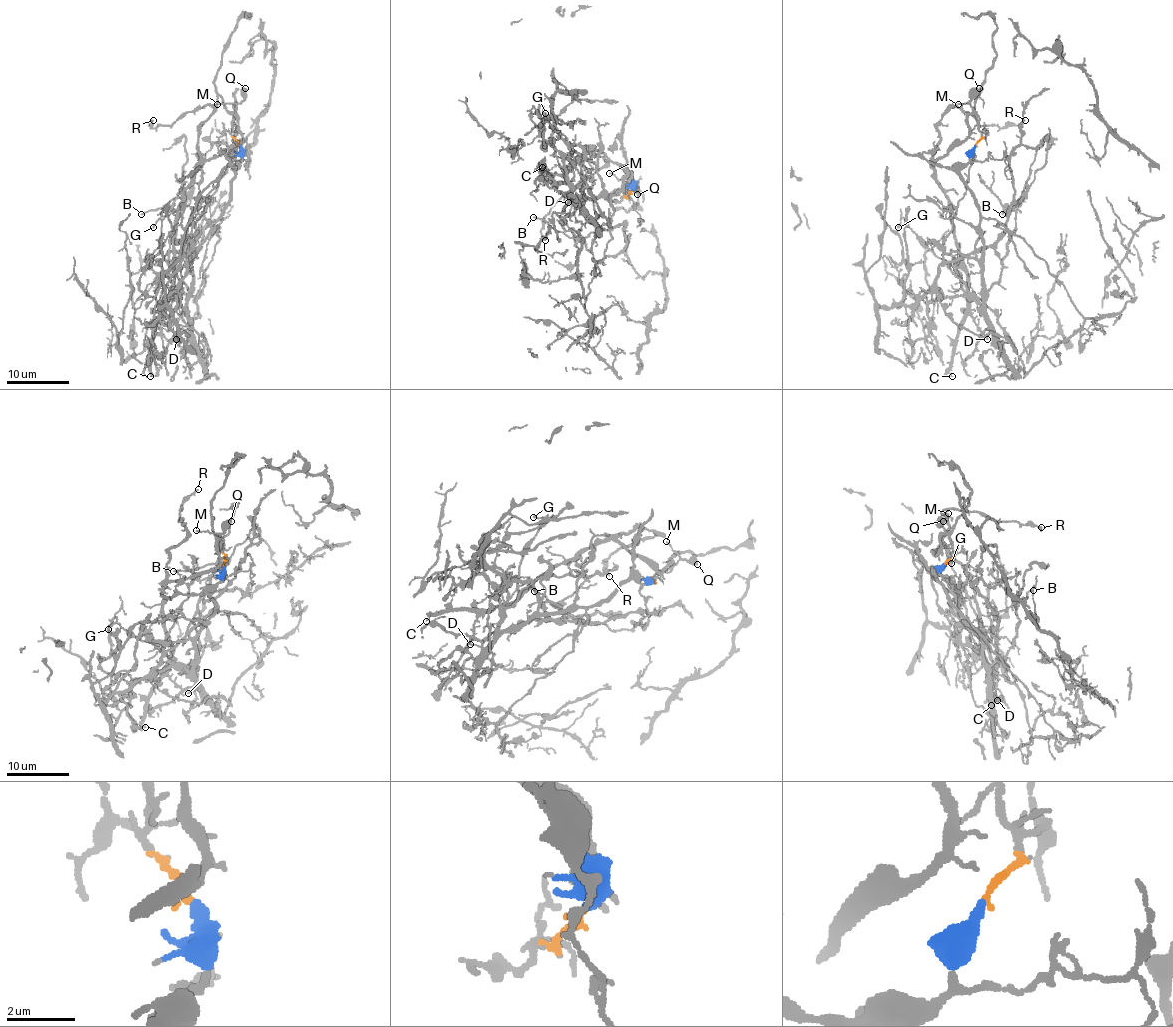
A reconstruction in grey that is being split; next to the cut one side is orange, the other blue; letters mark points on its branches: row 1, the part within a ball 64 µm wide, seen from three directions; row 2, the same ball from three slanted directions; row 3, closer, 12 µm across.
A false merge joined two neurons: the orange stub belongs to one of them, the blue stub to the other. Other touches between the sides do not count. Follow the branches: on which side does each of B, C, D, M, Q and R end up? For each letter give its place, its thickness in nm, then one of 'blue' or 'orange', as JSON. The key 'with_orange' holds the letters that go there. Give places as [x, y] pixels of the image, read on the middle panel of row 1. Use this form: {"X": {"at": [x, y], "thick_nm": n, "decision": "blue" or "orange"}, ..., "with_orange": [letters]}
{"B": {"at": [533, 217], "thick_nm": 160, "decision": "blue"}, "C": {"at": [542, 167], "thick_nm": 120, "decision": "orange"}, "D": {"at": [568, 202], "thick_nm": 120, "decision": "blue"}, "M": {"at": [609, 173], "thick_nm": 120, "decision": "orange"}, "Q": {"at": [637, 194], "thick_nm": 480, "decision": "orange"}, "R": {"at": [545, 240], "thick_nm": 130, "decision": "orange"}, "with_orange": ["C", "M", "Q", "R"]}

